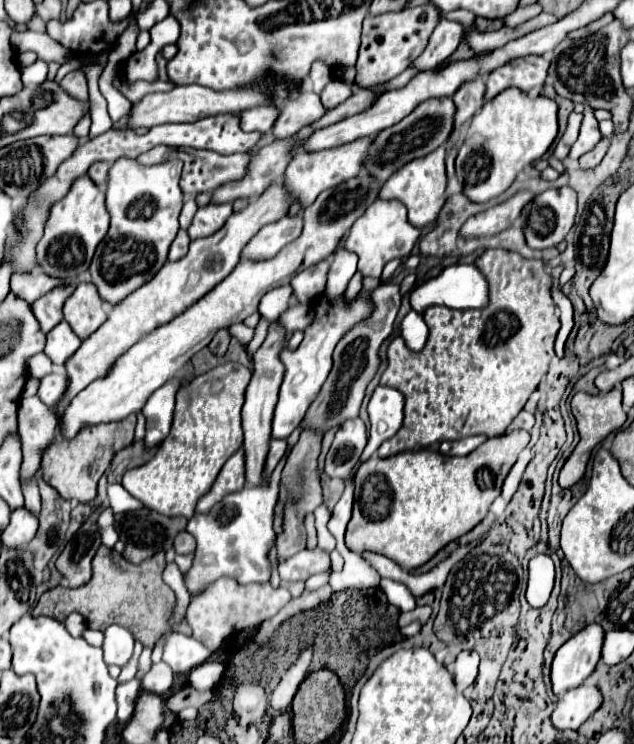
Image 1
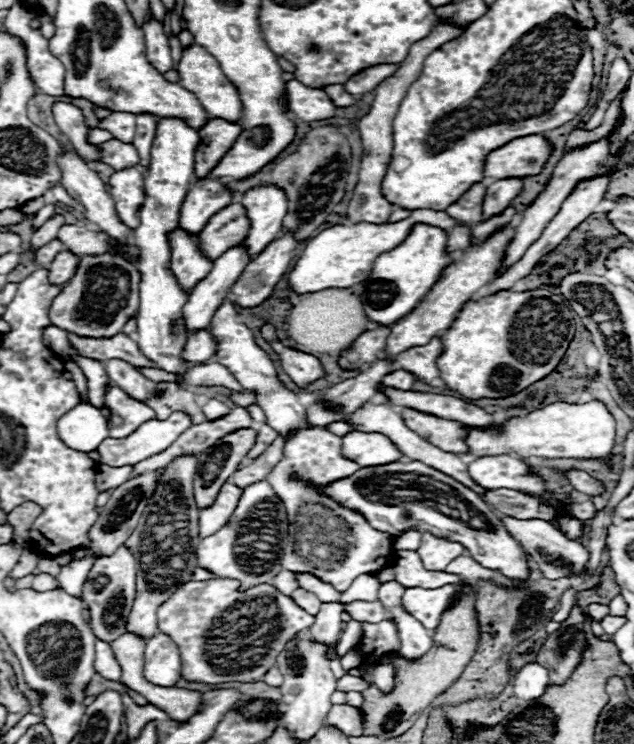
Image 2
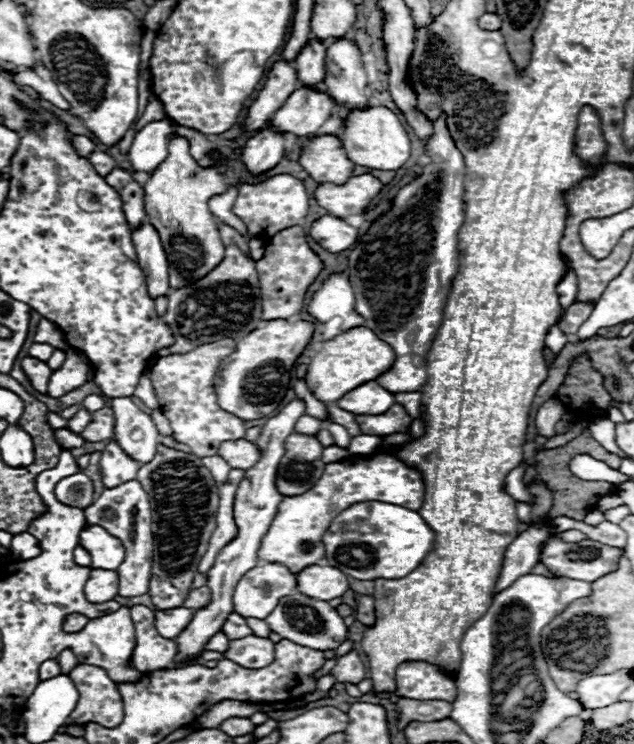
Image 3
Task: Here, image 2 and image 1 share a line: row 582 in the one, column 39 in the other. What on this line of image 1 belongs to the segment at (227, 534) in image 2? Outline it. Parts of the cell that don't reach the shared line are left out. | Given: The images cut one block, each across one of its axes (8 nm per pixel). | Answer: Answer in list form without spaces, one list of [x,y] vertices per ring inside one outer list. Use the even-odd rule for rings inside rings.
[[[88,176],[76,178],[68,194],[52,206],[50,218],[44,228],[44,236],[38,242],[36,252],[42,272],[56,278],[76,278],[84,274],[92,262],[96,246],[108,232],[108,224],[110,214],[104,204],[104,192],[98,186],[94,186],[94,182],[90,182]]]

